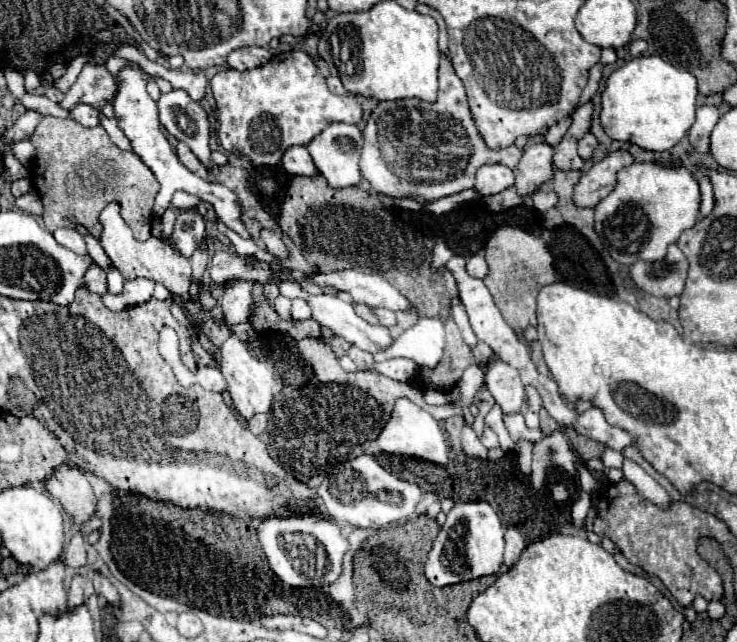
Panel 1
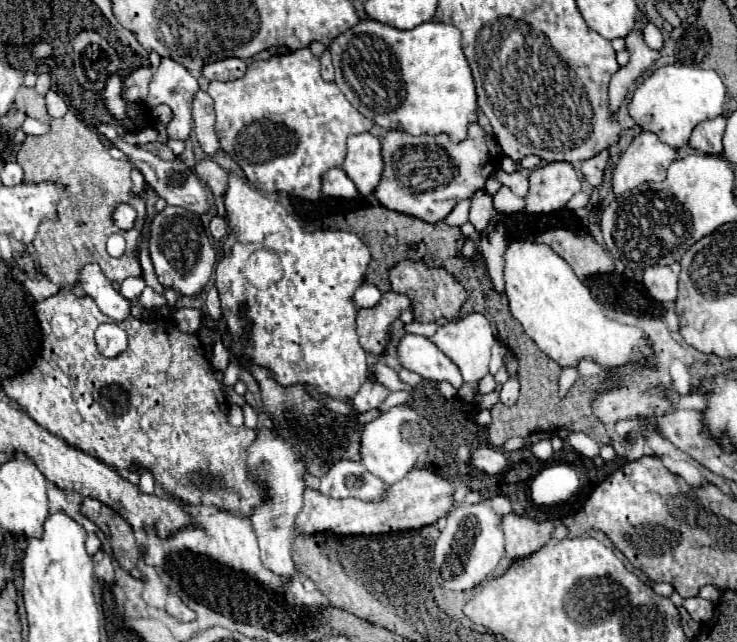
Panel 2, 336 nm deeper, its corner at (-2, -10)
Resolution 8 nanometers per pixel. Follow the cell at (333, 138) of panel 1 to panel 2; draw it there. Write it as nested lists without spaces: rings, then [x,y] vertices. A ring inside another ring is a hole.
[[[367,132],[349,136],[345,162],[341,164],[341,168],[355,182],[359,194],[369,196],[377,188],[383,172],[379,138]]]

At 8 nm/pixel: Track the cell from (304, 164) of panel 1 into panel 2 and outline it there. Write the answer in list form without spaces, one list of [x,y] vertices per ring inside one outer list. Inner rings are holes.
[[[331,168],[323,174],[323,196],[357,198],[357,188],[341,168]]]

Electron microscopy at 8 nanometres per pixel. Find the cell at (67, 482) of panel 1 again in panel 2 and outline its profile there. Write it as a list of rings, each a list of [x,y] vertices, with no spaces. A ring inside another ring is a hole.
[[[83,498],[81,514],[87,516],[91,522],[95,522],[95,526],[107,538],[111,538],[111,548],[113,548],[115,558],[121,564],[121,568],[127,570],[131,576],[141,578],[141,572],[135,568],[135,562],[141,556],[141,552],[137,550],[139,546],[135,542],[133,528],[117,512],[113,512],[107,504],[103,504],[95,498]]]

